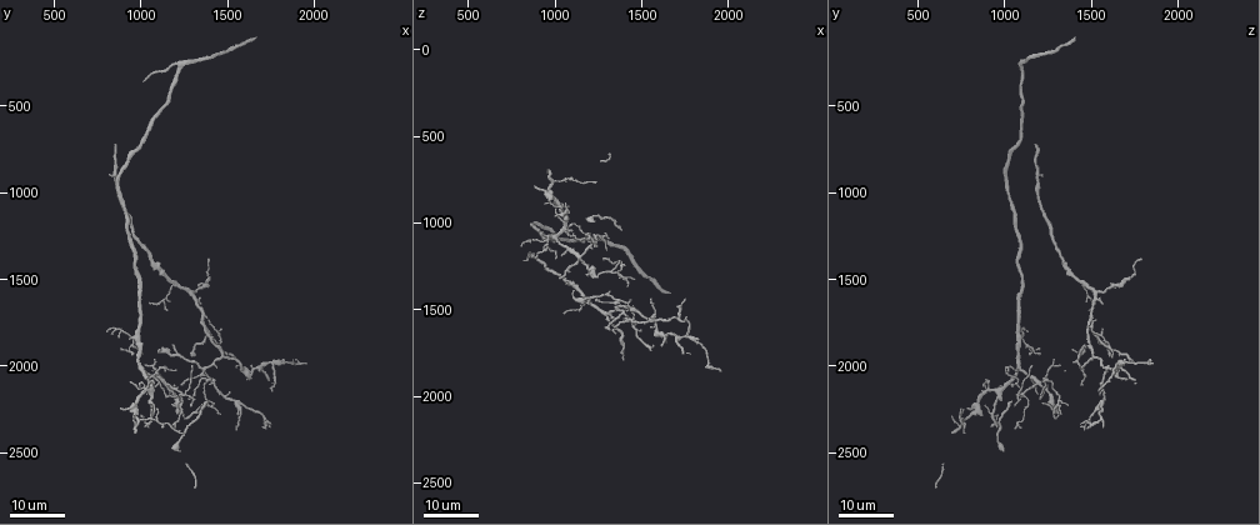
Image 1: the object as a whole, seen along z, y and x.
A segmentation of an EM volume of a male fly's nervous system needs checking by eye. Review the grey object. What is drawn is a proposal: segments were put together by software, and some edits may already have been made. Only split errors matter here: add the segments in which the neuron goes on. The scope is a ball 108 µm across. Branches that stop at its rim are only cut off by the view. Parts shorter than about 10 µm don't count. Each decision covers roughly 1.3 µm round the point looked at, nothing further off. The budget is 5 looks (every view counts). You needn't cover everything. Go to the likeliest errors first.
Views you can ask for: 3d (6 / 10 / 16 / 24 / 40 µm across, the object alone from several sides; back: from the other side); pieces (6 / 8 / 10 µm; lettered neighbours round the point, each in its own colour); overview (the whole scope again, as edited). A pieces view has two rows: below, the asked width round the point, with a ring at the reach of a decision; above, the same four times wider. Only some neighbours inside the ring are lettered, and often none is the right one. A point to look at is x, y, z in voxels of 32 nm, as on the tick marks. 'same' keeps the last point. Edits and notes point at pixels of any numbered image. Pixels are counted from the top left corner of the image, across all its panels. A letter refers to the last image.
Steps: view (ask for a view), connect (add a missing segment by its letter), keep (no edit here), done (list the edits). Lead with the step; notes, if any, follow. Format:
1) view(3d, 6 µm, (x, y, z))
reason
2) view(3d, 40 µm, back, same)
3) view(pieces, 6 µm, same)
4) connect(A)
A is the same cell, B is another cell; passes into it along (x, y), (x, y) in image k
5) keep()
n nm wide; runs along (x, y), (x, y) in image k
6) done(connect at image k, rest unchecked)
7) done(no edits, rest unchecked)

view(3d, 24 µm, (1380, 2220, 1020))
branch stops here

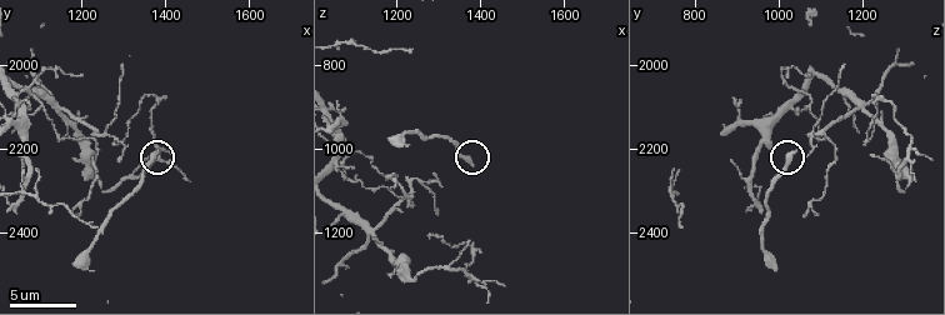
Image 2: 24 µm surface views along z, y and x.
view(3d, 6 µm, (1385, 2205, 1030))
closer look

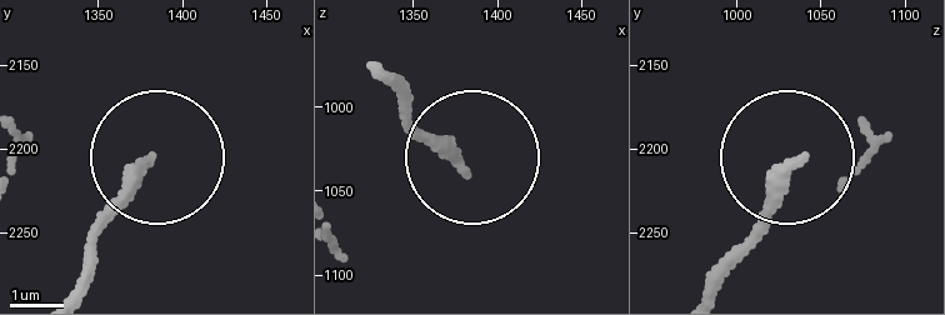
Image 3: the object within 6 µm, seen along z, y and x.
view(pieces, 6 µm, (1378, 2206, 1036))

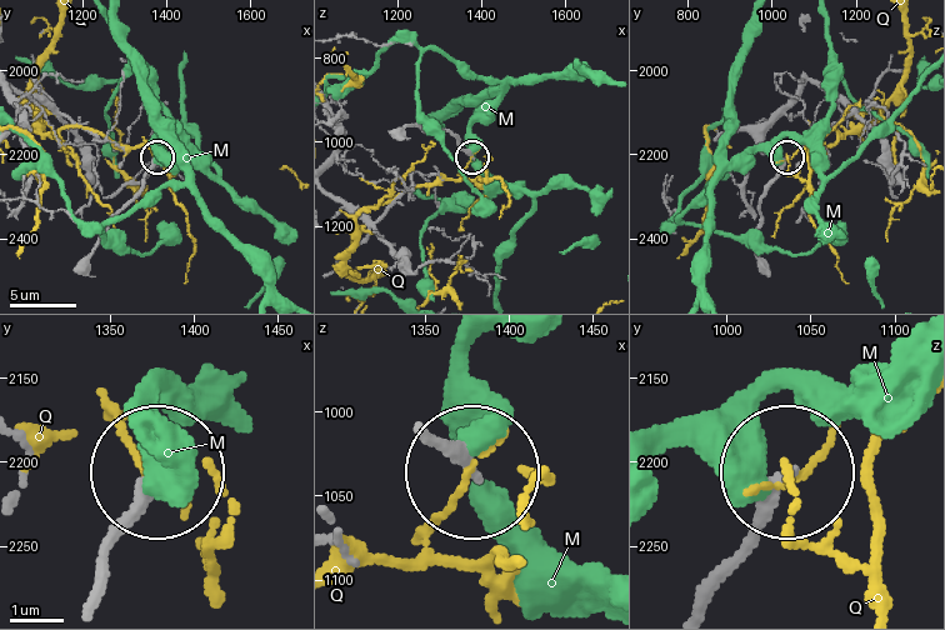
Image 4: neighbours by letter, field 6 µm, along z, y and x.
keep()
M and Q are other cells; no lettered segment goes on from it

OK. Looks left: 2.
view(3d, 16 µm, (1760, 2140, 1540))
thin end

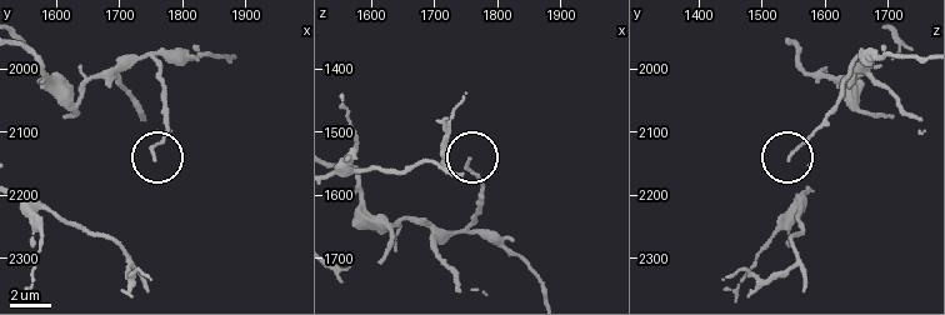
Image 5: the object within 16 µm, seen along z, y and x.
view(pieces, 10 µm, (1755, 2145, 1550))

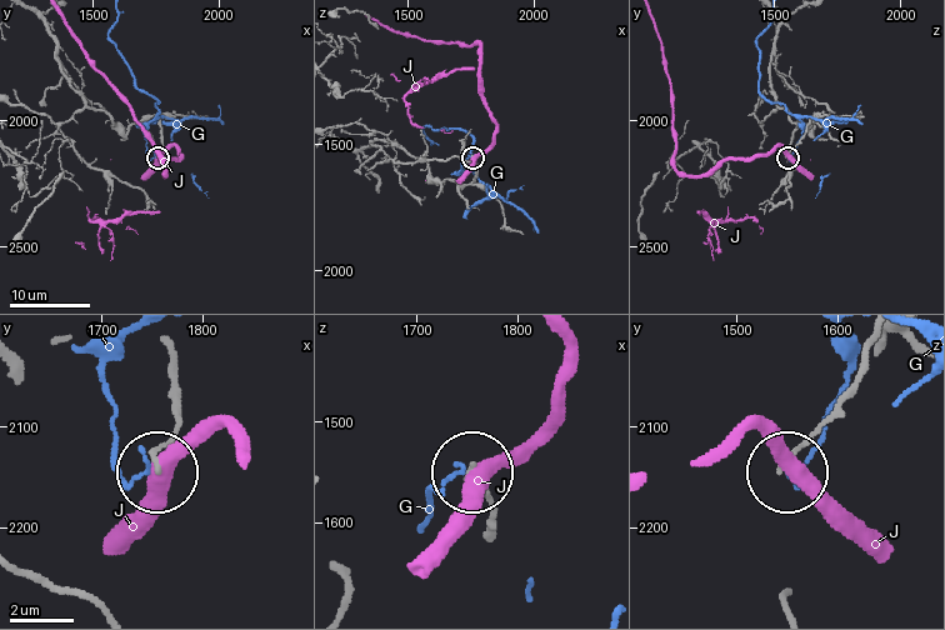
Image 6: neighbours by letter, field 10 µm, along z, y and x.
keep()
140 nm wide; G and J are other cells; runs along (875, 341), (854, 390), (784, 469) in image 6; no lettered segment goes on from it

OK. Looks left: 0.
done(no edits, rest unchecked)

